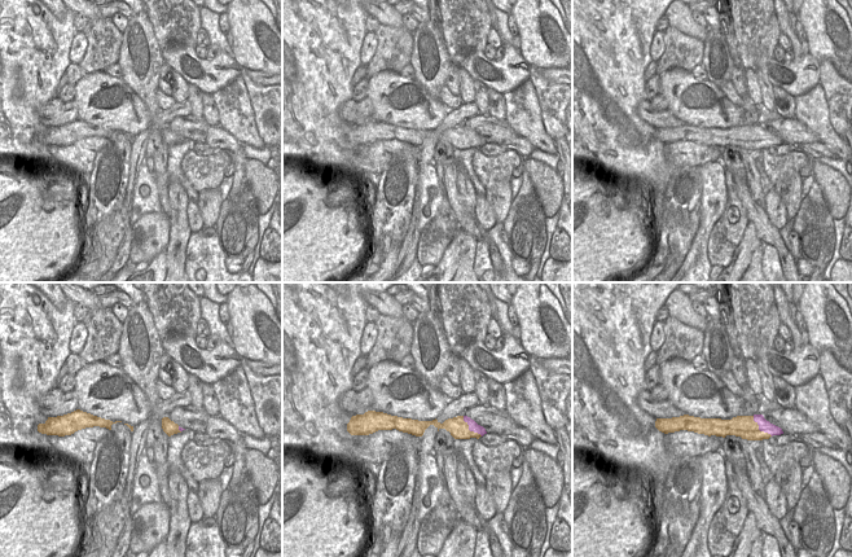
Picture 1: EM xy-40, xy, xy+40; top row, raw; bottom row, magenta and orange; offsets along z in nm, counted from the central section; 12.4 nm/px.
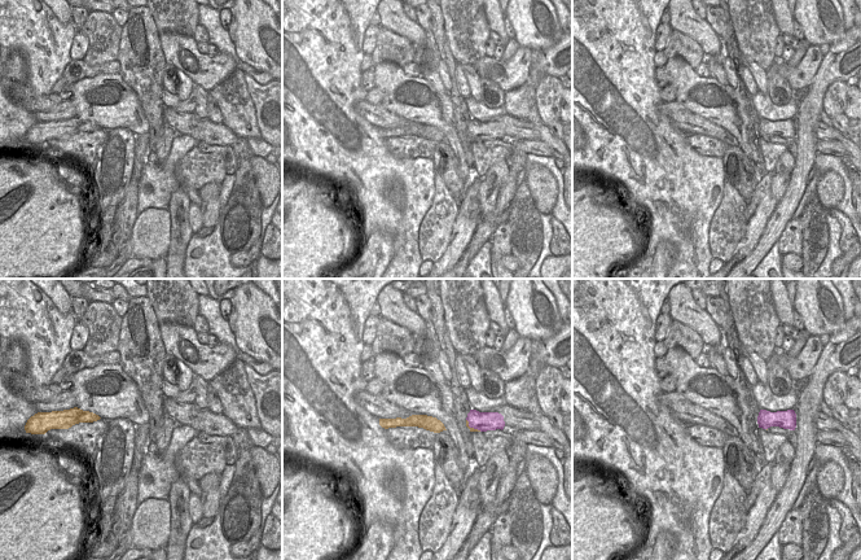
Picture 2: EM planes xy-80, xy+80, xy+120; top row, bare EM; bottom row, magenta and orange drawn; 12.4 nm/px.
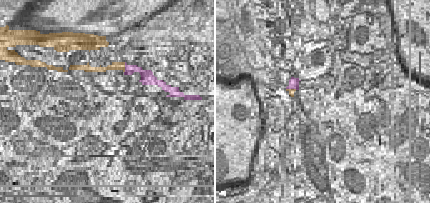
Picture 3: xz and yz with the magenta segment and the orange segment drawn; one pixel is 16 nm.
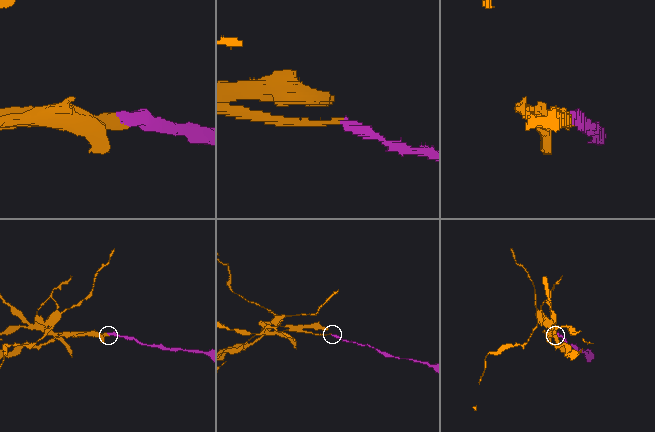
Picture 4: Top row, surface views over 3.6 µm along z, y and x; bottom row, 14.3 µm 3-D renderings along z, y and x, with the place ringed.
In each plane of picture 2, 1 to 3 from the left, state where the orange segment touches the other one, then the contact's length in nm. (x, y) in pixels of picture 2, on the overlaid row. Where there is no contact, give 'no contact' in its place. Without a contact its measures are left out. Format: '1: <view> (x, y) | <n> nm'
1: no contact
2: xy+80 (471, 427) | 240 nm
3: no contact

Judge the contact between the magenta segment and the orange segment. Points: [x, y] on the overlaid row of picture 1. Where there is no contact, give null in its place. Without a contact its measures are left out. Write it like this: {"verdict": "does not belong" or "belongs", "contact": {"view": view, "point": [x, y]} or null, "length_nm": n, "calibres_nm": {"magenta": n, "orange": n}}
{"verdict": "does not belong", "contact": {"view": "xy", "point": [469, 429]}, "length_nm": 360, "calibres_nm": {"magenta": 130, "orange": 240}}

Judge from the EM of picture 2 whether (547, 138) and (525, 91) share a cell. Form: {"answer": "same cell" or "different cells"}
{"answer": "same cell"}

